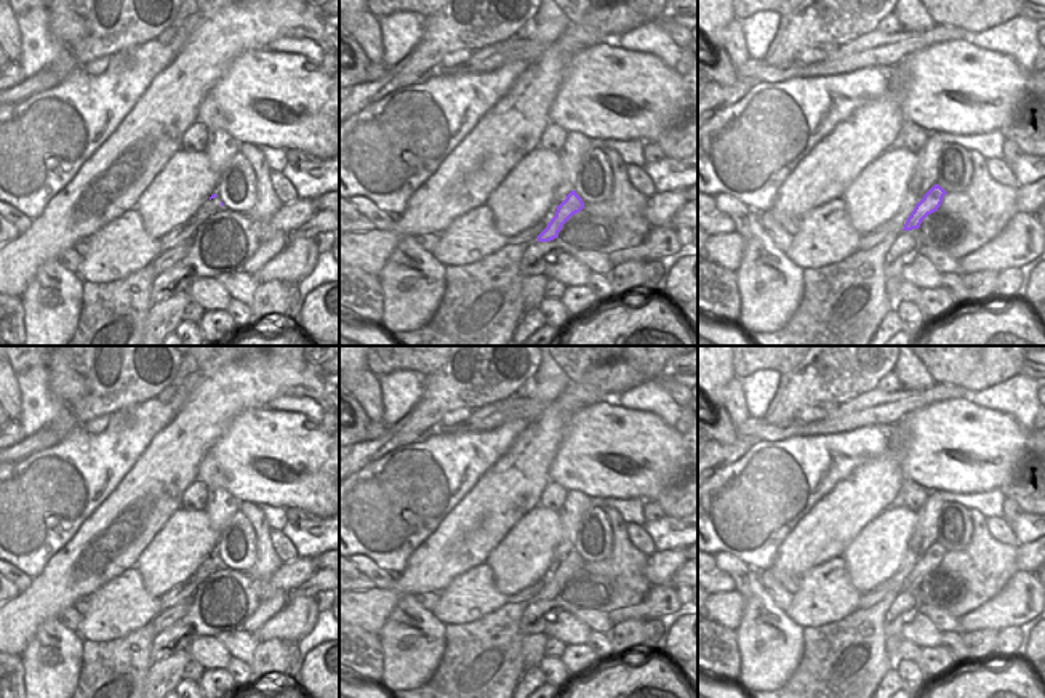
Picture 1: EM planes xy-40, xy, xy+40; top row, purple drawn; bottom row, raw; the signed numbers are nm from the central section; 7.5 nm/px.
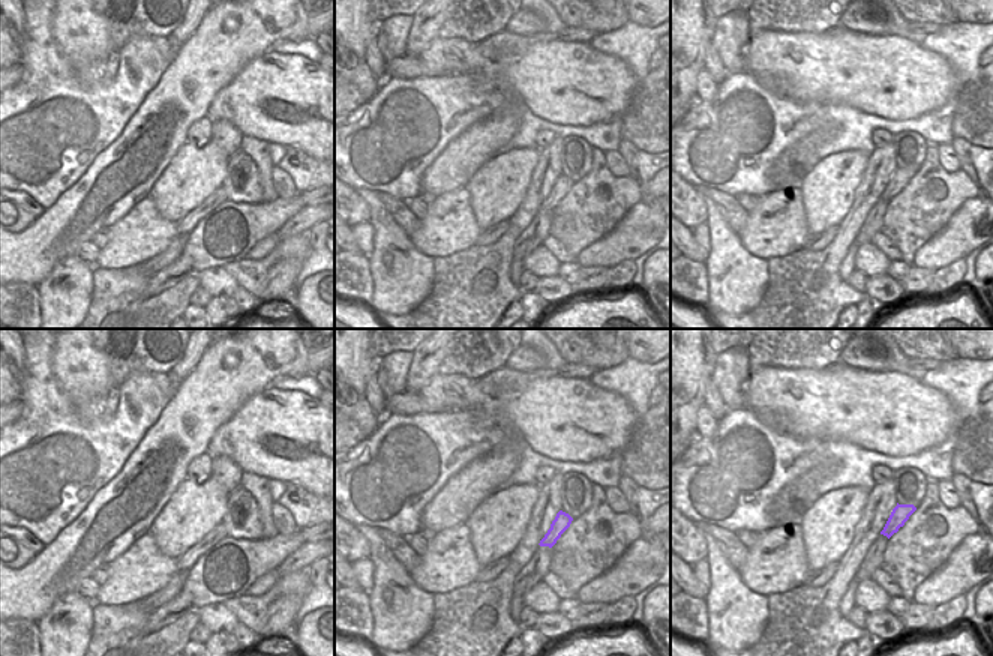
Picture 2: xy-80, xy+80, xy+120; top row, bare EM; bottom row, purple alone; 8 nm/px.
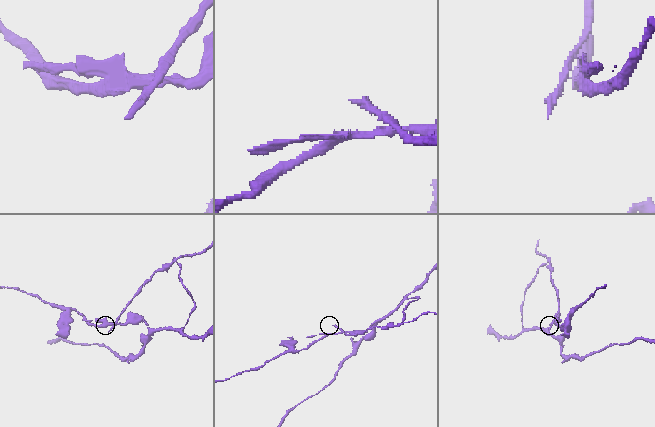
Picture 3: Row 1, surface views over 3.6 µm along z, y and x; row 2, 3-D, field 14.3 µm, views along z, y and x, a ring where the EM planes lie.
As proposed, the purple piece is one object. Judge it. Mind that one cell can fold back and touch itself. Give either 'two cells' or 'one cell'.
two cells

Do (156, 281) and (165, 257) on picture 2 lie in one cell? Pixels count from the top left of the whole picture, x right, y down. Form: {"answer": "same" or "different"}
{"answer": "different"}

